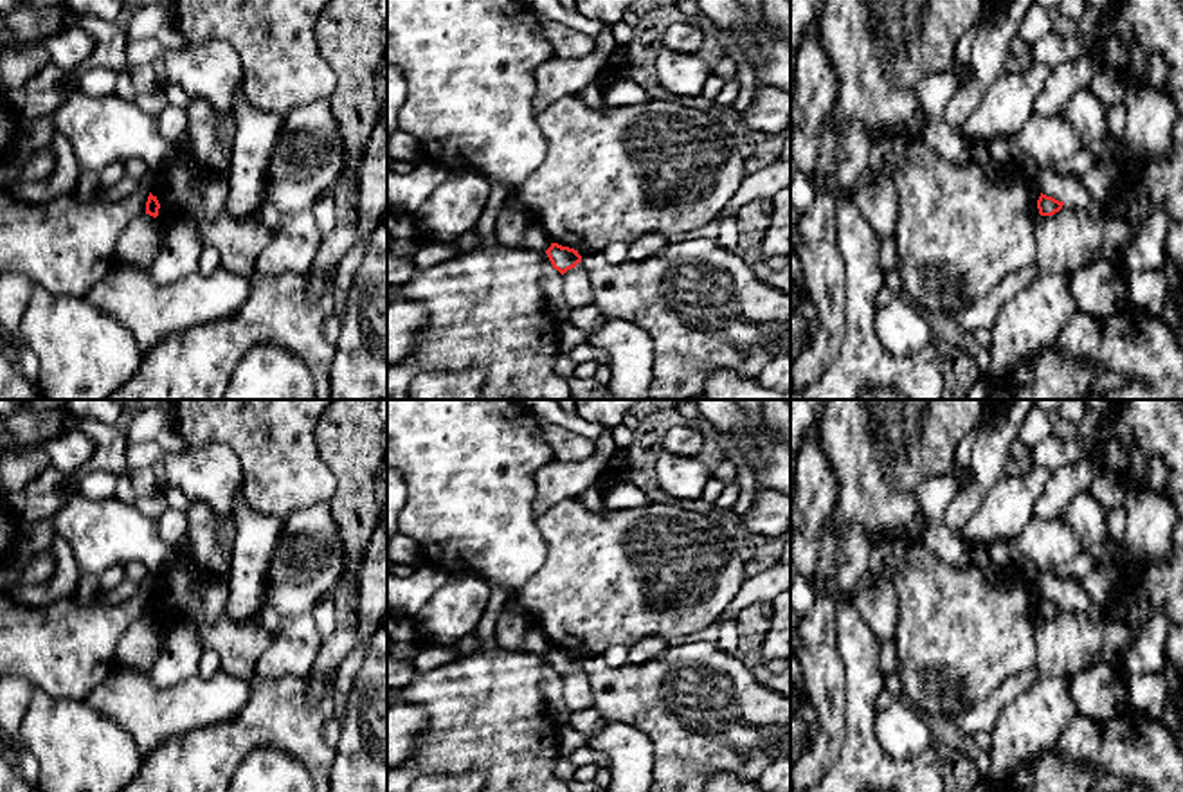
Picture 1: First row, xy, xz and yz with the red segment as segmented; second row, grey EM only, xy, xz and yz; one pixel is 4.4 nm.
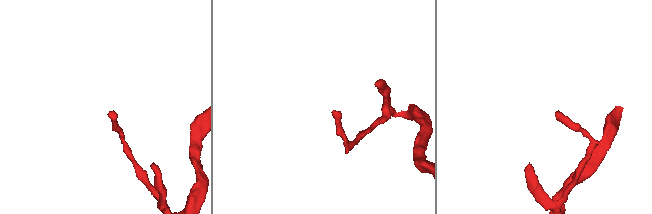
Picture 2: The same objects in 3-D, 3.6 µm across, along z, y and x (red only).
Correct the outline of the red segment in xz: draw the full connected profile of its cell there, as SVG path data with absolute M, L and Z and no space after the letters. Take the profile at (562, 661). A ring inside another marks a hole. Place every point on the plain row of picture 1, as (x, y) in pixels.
M551 646L546 657L553 671L558 673L562 679L582 664L582 659L578 657L578 653L562 650L558 646Z

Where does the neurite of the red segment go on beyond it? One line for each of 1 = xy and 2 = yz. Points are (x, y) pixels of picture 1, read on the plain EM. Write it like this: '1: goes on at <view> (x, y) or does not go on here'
1: does not go on here
2: does not go on here

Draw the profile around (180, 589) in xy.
M178 553L157 576L149 594L160 607L155 623L162 646L171 630L191 617L202 648L220 655L223 671L248 680L256 675L257 659L275 641L277 632L266 630L254 614L245 621L236 621L227 608L211 623L205 617L203 601L209 578L191 558Z

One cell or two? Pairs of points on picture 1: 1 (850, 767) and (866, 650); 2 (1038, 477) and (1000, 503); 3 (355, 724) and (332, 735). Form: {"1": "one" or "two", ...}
{"1": "one", "2": "one", "3": "two"}

